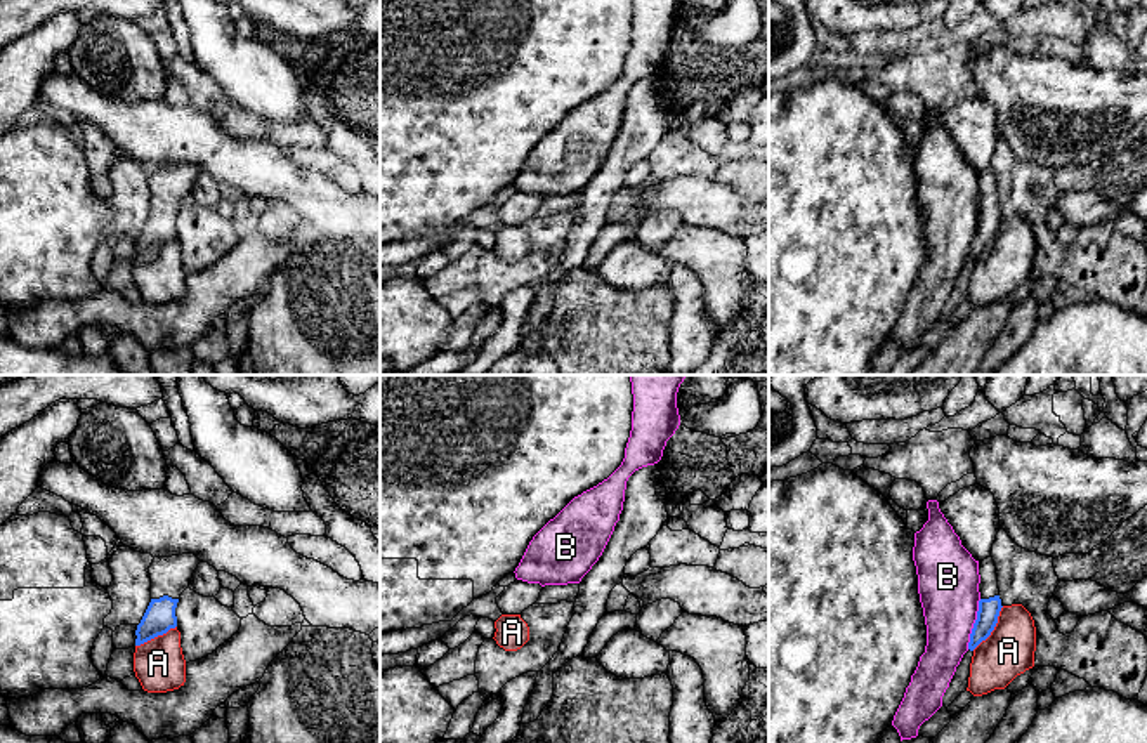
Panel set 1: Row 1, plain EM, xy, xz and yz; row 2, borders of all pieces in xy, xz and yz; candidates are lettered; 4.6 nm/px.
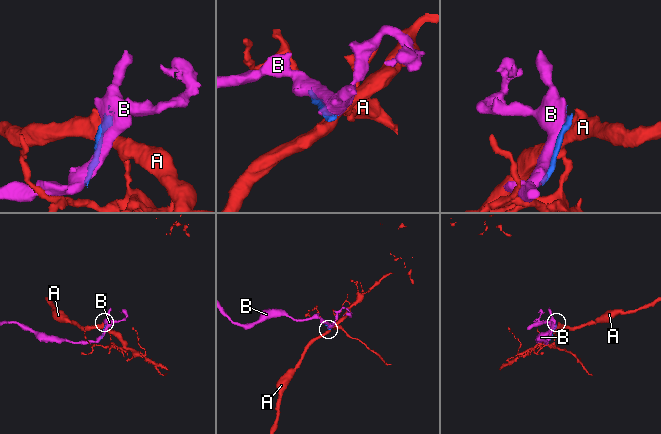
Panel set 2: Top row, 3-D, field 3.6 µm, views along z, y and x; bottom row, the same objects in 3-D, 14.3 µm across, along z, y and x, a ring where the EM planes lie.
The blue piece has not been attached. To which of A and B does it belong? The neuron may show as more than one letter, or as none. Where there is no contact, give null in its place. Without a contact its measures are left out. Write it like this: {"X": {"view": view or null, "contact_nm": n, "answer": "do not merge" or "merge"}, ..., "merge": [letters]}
{"A": {"view": "yz", "contact_nm": 260, "answer": "do not merge"}, "B": {"view": "yz", "contact_nm": 240, "answer": "do not merge"}, "merge": []}

